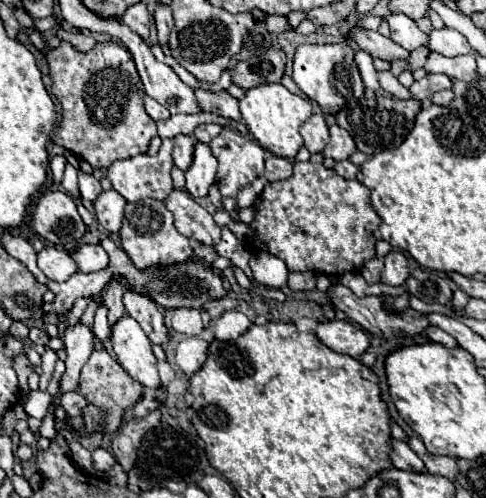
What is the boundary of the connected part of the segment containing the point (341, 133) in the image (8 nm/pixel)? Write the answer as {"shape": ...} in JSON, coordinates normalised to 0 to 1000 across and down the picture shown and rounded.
{"shape":[[[693,249],[677,253],[677,269],[681,269],[681,291],[673,289],[663,305],[665,313],[685,317],[689,325],[714,321],[730,305],[730,285],[726,285],[722,269],[714,261],[698,257]]]}

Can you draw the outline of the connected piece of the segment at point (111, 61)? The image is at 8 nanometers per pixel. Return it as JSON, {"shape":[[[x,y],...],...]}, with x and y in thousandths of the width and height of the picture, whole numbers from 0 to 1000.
{"shape":[[[130,84],[121,96],[109,96],[97,104],[101,124],[101,153],[109,157],[105,185],[121,201],[130,217],[130,253],[113,261],[109,285],[146,301],[175,325],[183,325],[191,337],[224,337],[237,321],[274,317],[286,309],[298,309],[307,297],[307,285],[323,273],[319,241],[294,221],[290,193],[298,189],[294,169],[286,161],[286,149],[278,141],[278,129],[270,124],[270,108],[257,100],[253,88],[220,84],[200,88],[183,104],[158,104],[142,84]]]}

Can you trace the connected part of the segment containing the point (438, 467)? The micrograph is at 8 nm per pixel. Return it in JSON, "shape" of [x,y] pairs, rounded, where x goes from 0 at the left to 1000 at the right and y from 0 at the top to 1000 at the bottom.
{"shape":[[[846,876],[842,880],[842,896],[862,912],[862,920],[874,928],[883,952],[899,952],[899,956],[916,956],[924,960],[928,968],[940,964],[944,956],[944,944],[940,944],[940,924],[928,920],[928,916],[895,916],[895,912],[883,912],[870,884],[858,880],[858,876]]]}

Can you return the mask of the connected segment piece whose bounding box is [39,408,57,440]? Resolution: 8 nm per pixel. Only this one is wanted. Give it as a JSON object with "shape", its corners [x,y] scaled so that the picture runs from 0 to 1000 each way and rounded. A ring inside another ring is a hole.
{"shape":[[[105,819],[101,831],[93,835],[80,871],[84,871],[88,880],[101,880],[101,884],[113,884],[113,880],[117,880],[117,863],[113,863],[113,847],[109,847],[109,819]]]}

